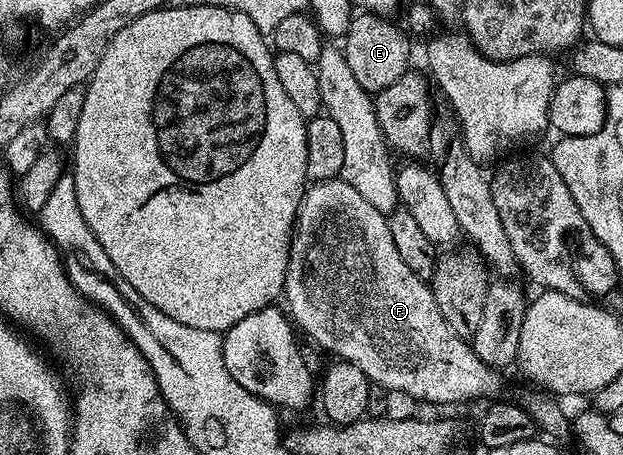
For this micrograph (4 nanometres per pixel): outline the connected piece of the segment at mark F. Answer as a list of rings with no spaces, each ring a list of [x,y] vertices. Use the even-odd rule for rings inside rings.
[[[333,180],[330,182],[313,182],[304,191],[304,199],[300,201],[300,207],[296,213],[296,225],[292,228],[292,243],[288,253],[288,263],[286,264],[286,280],[284,281],[283,301],[288,301],[286,305],[287,313],[291,321],[295,323],[301,331],[305,330],[309,334],[311,341],[315,343],[321,351],[336,354],[339,361],[354,364],[354,368],[362,368],[366,372],[369,382],[377,386],[385,386],[386,389],[397,389],[406,392],[407,395],[416,398],[417,403],[433,402],[436,406],[444,406],[447,402],[468,402],[471,398],[488,398],[484,400],[496,400],[501,397],[500,389],[504,382],[500,379],[501,371],[494,366],[488,366],[472,351],[469,339],[459,338],[442,320],[442,312],[438,312],[438,304],[432,295],[432,287],[427,281],[414,272],[410,272],[408,265],[402,261],[402,256],[398,252],[398,247],[394,244],[394,236],[390,236],[387,217],[374,208],[374,204],[369,204],[365,198],[358,196],[350,184],[343,180]]]

